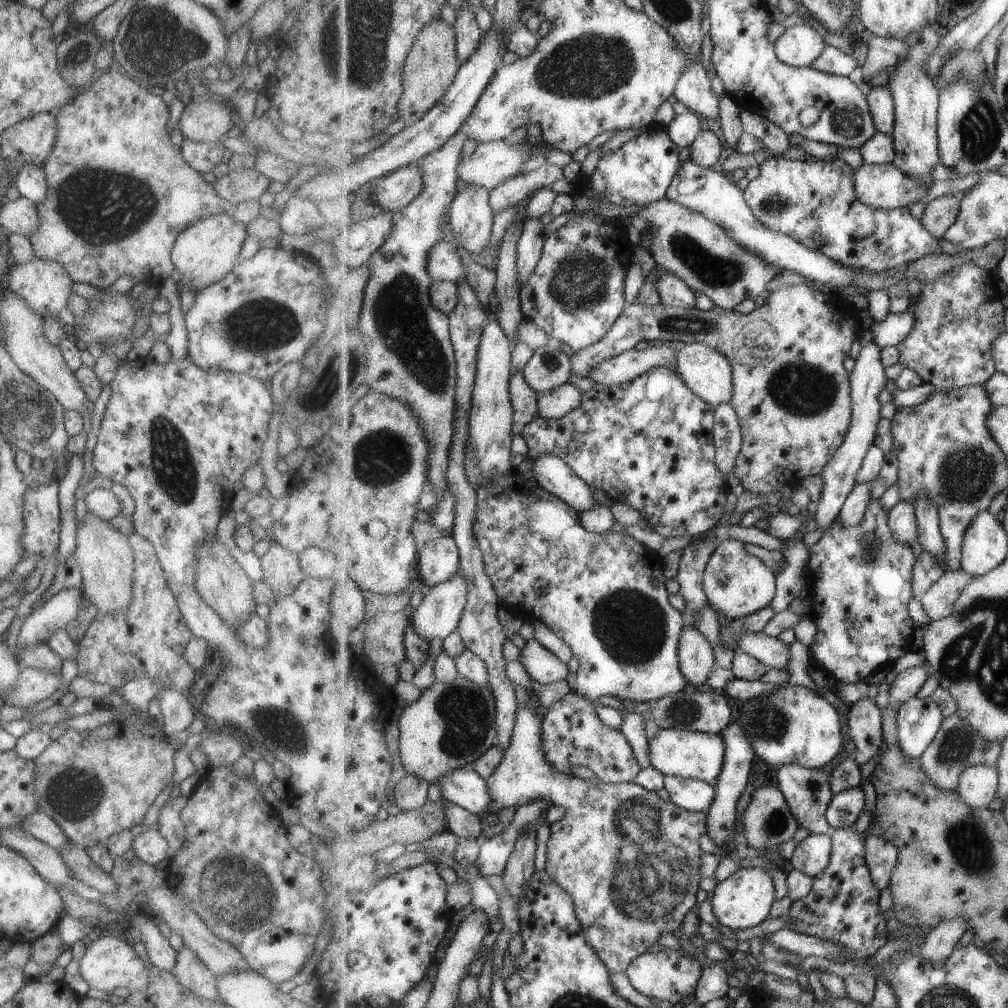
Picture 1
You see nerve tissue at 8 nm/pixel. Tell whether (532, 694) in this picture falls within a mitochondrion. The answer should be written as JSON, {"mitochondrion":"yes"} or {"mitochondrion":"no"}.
{"mitochondrion":"no"}

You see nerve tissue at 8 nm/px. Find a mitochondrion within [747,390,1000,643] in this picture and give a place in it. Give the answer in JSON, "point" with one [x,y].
{"point":[964,476]}

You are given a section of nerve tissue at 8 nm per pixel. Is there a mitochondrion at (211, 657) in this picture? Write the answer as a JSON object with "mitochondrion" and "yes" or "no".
{"mitochondrion":"no"}

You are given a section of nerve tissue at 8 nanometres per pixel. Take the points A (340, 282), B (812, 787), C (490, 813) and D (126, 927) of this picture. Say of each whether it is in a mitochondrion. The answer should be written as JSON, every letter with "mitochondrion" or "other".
{"A":"other","B":"mitochondrion","C":"other","D":"other"}

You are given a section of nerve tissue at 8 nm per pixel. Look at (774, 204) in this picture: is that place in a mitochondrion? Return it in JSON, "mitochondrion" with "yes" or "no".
{"mitochondrion":"yes"}

